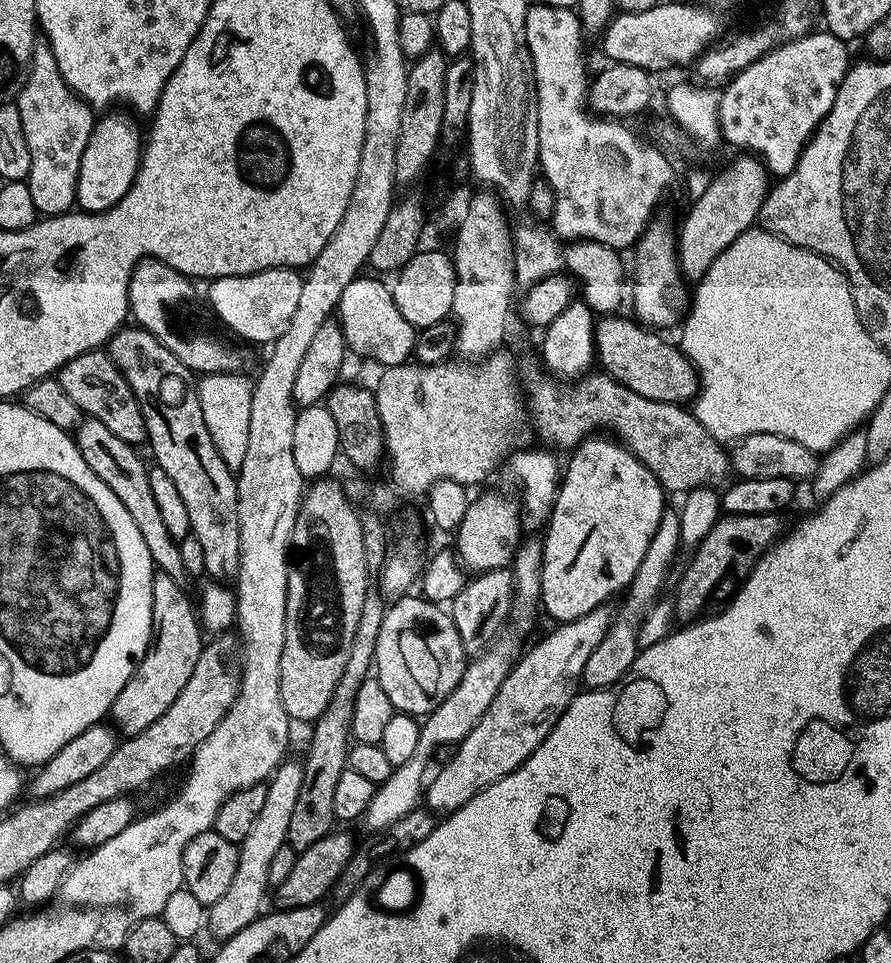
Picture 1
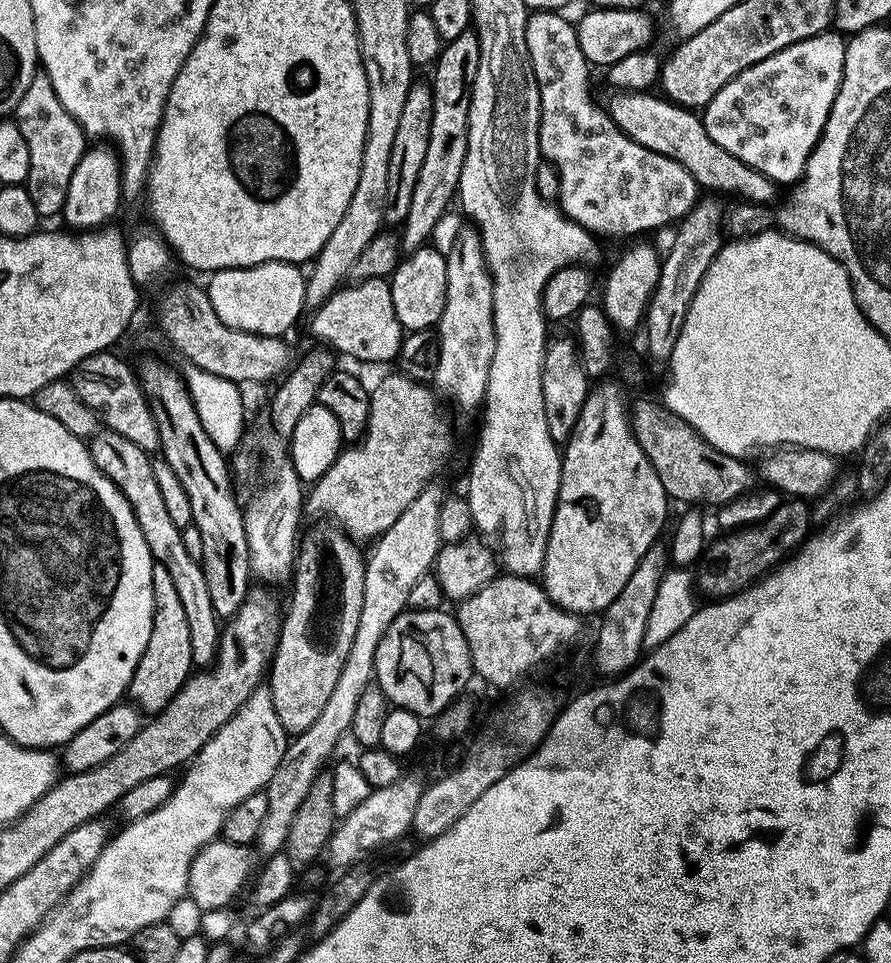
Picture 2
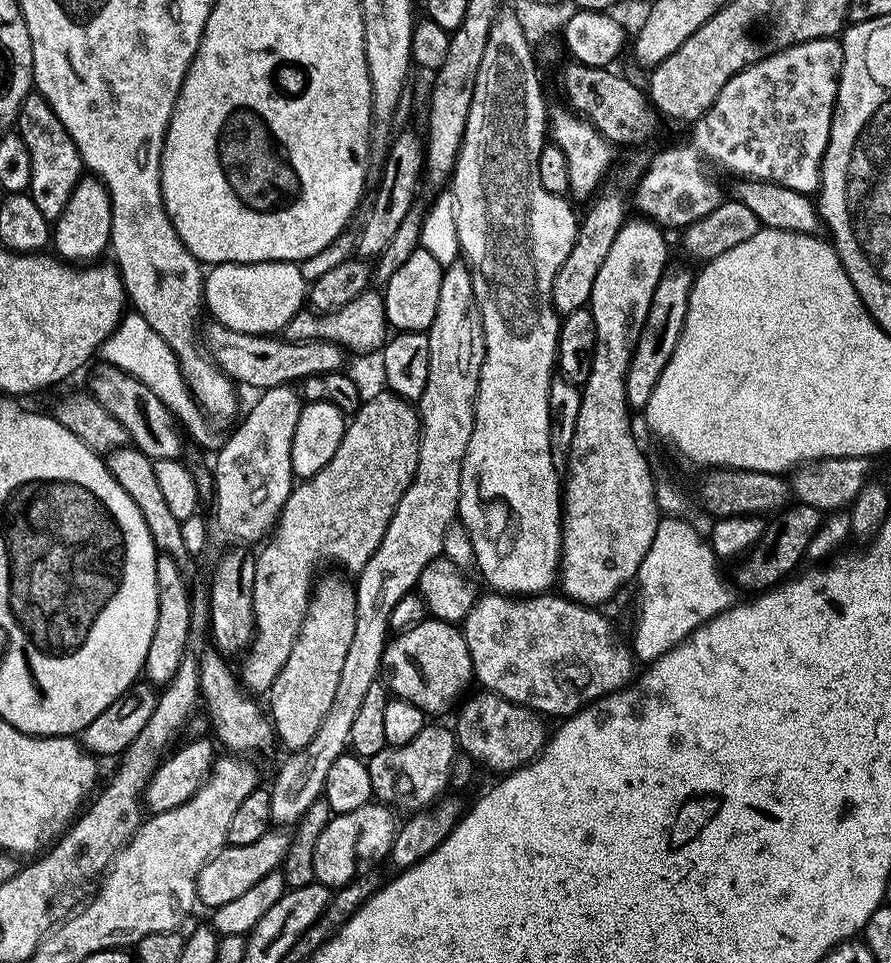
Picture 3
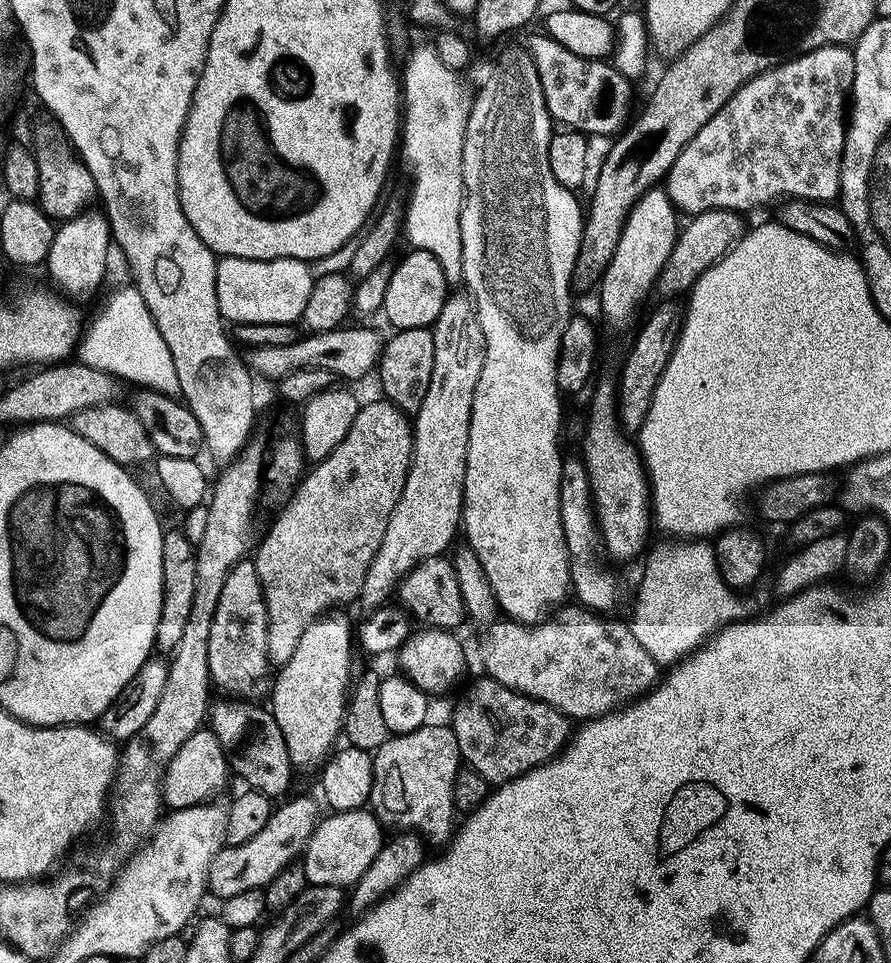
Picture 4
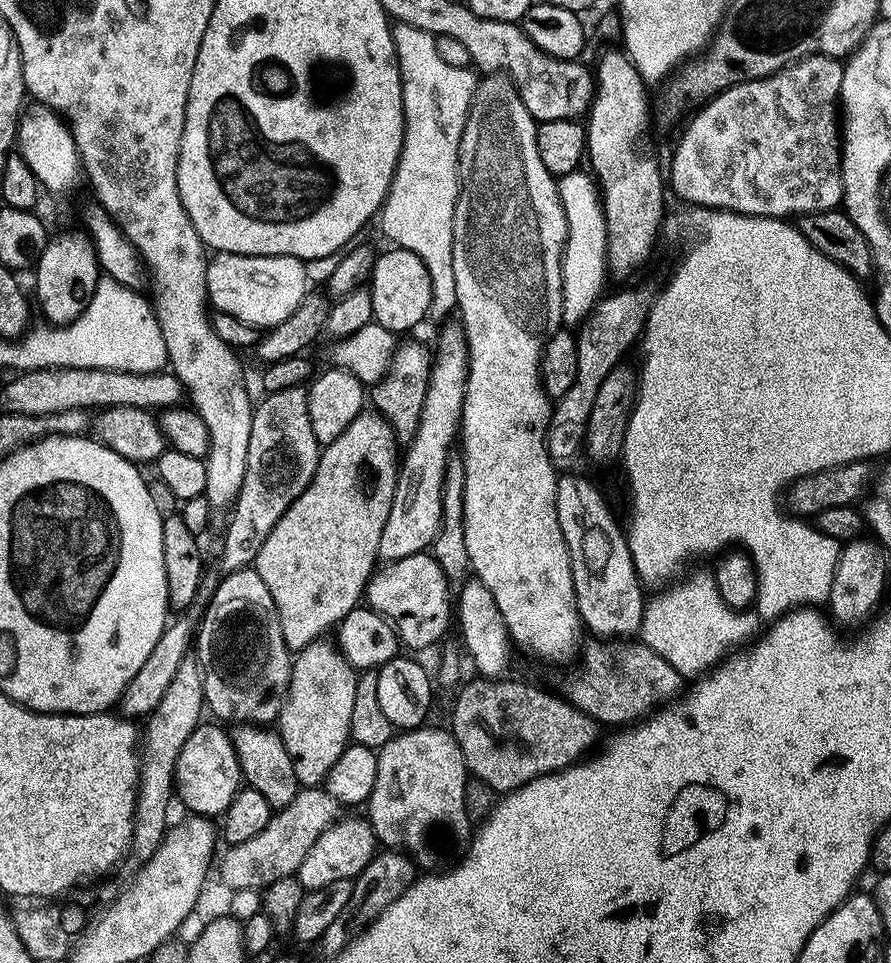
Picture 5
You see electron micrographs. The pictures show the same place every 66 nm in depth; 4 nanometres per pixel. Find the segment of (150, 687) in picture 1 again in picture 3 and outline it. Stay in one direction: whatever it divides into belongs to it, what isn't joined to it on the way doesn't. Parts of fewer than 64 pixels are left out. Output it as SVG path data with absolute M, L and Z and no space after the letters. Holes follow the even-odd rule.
M163 554L156 558L156 585L158 586L158 618L154 622L154 638L150 638L150 650L146 650L143 675L153 685L163 686L174 678L185 652L190 648L190 618L192 617L193 593L188 593L189 577L174 562Z

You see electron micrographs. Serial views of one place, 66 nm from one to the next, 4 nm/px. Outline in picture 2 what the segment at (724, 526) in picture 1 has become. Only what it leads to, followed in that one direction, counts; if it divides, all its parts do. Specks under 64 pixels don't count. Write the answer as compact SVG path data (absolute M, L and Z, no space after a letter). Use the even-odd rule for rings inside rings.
M800 498L785 499L778 506L778 510L774 510L774 514L770 514L770 518L766 518L761 524L725 531L713 544L711 541L702 556L704 565L700 568L700 576L698 572L699 591L706 592L710 598L727 598L751 588L752 585L763 580L769 572L774 571L779 564L783 564L808 539L810 529L813 527L809 505L804 504L807 503Z

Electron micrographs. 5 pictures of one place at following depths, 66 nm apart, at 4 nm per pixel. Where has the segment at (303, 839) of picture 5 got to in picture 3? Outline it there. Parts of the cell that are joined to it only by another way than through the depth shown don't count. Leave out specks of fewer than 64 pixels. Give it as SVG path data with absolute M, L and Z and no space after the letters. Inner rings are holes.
M269 830L258 842L250 842L250 846L225 846L216 852L202 866L196 879L196 898L208 910L218 906L226 906L226 902L234 902L241 894L246 894L250 886L255 886L266 874L277 871L281 867L287 853L290 836L284 830Z

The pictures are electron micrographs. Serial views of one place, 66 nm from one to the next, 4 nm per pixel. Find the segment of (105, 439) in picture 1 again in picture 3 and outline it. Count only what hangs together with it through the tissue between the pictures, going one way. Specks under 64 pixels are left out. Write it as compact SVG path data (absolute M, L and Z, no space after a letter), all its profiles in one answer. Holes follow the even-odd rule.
M125 446L107 453L106 463L118 484L126 490L126 494L130 494L130 498L138 506L138 510L142 510L142 518L146 518L146 526L150 530L150 538L156 544L157 553L174 558L174 562L178 562L178 566L184 571L185 576L195 577L197 561L184 545L181 520L174 518L174 513L166 506L154 474L152 459L139 452L135 446ZM208 646L200 657L200 694L204 706L208 706L208 716L212 719L215 739L225 744L227 751L241 754L246 758L256 758L259 752L268 752L272 743L277 743L276 729L265 709L255 704L253 697L241 686L237 673L228 666L229 661L215 647Z

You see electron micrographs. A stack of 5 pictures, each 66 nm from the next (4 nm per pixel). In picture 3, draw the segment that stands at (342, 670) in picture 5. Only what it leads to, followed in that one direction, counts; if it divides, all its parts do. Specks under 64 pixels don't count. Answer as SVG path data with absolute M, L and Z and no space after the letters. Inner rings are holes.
M328 576L321 577L313 585L313 596L308 602L298 638L295 639L286 665L279 671L278 678L268 691L270 719L279 743L284 743L288 750L306 746L306 742L314 738L318 726L333 705L343 660L350 650L350 644L344 644L344 636L336 632L336 620L328 620L328 616L324 616L324 620L312 620L312 608L316 608L316 600L320 600L324 584L328 584Z

